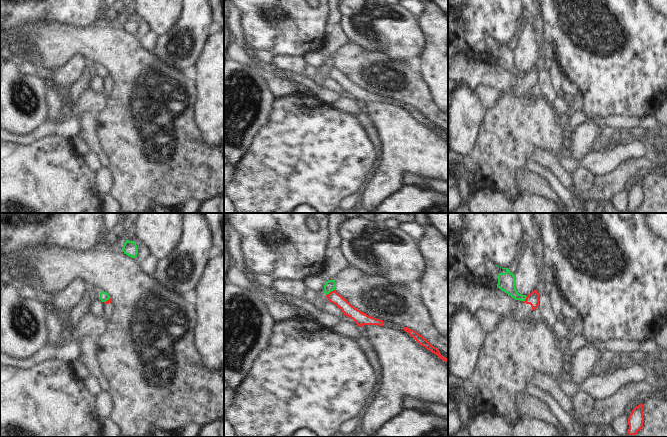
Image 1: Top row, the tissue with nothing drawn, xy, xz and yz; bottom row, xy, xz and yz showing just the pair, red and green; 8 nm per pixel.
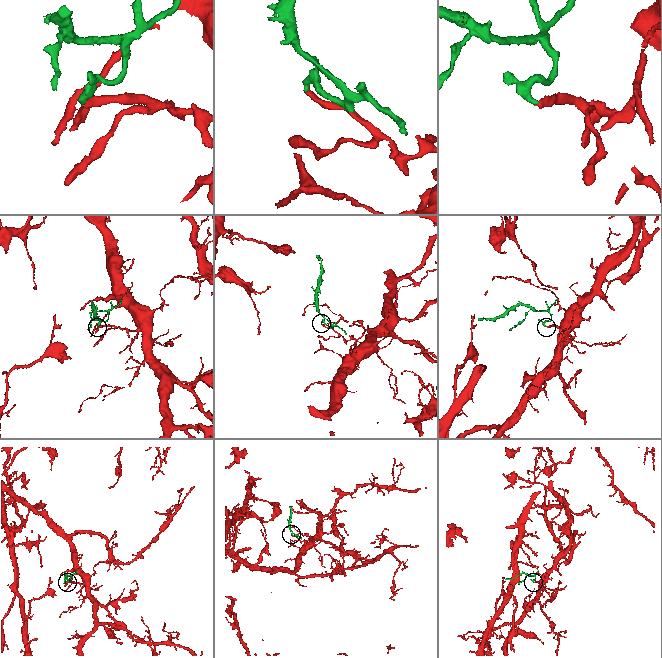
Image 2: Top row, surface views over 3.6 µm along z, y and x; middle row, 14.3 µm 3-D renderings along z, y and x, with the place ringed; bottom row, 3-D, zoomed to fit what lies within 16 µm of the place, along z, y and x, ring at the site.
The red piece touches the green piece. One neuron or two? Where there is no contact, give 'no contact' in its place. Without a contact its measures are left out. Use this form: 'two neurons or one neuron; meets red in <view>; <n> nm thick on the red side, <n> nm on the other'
two neurons; meets red in xz; 90 nm thick on the red side, 90 nm on the other

